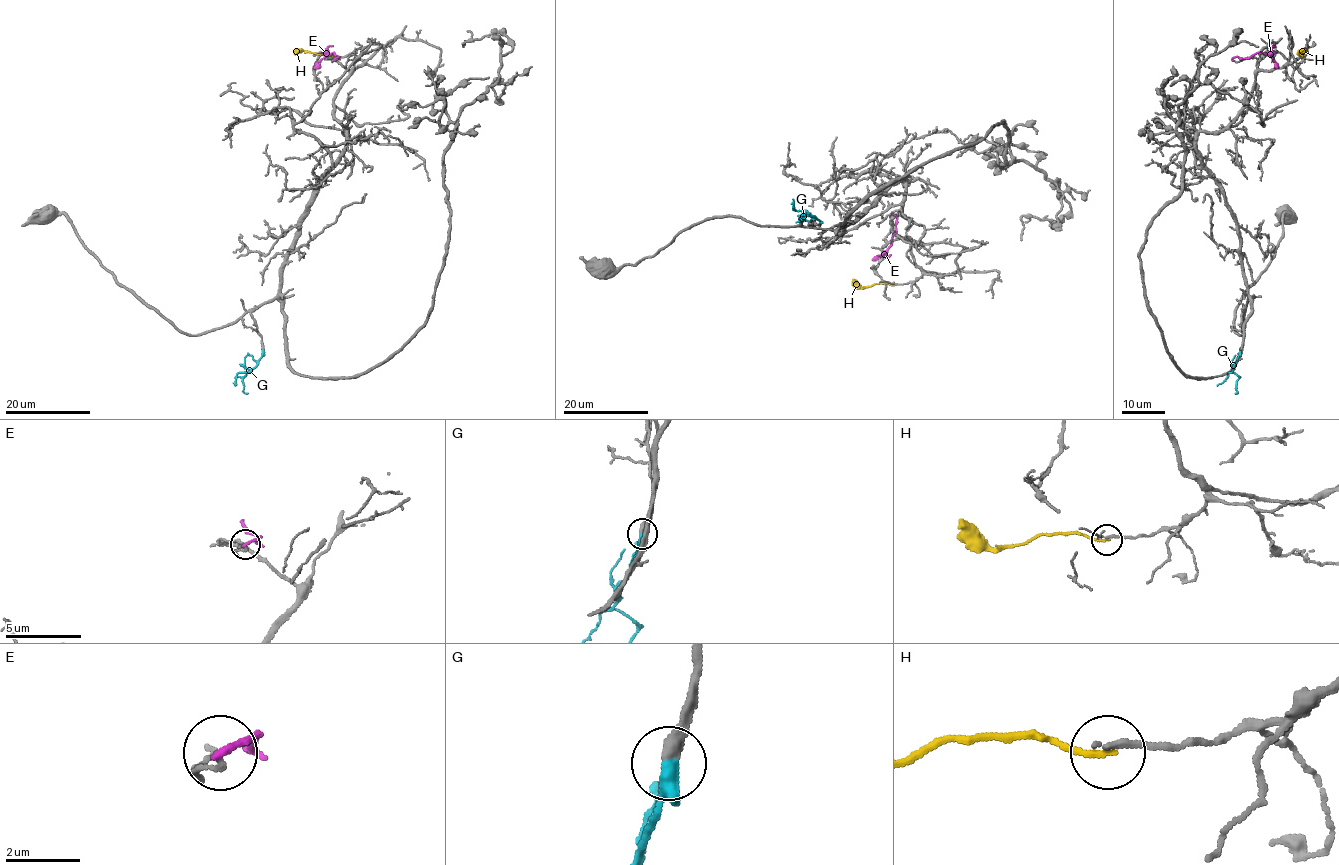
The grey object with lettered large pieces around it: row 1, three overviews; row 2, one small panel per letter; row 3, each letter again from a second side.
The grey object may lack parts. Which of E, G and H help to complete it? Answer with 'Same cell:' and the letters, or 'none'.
Same cell: G

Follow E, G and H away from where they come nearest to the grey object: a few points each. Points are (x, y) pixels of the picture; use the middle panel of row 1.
E: (893, 214), (896, 217), (896, 231), (892, 245), (872, 260)
G: (821, 222), (806, 212), (801, 220), (805, 217)
H: (894, 285), (860, 287), (852, 279)

